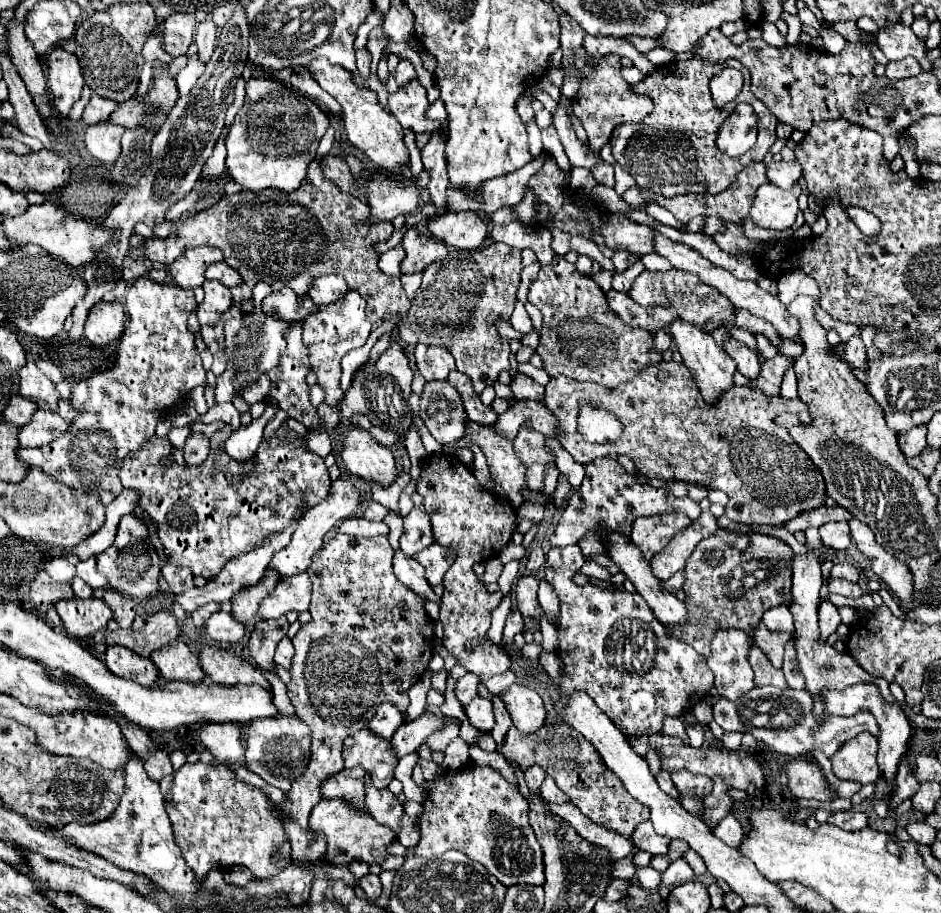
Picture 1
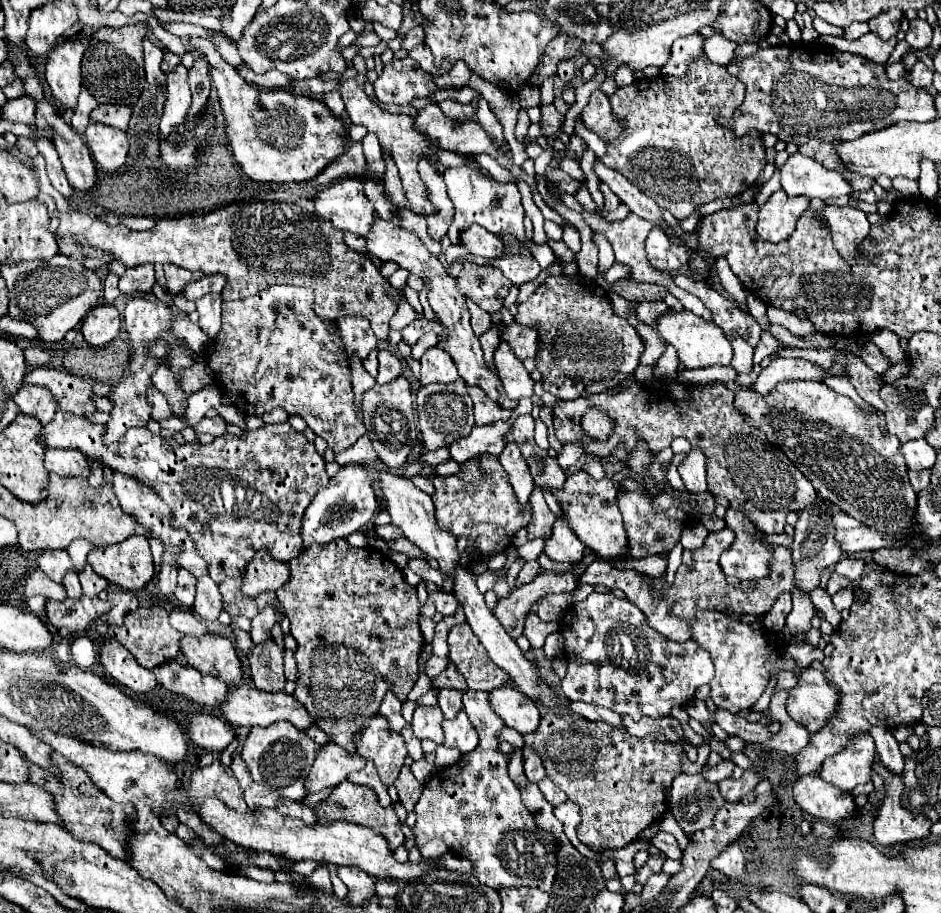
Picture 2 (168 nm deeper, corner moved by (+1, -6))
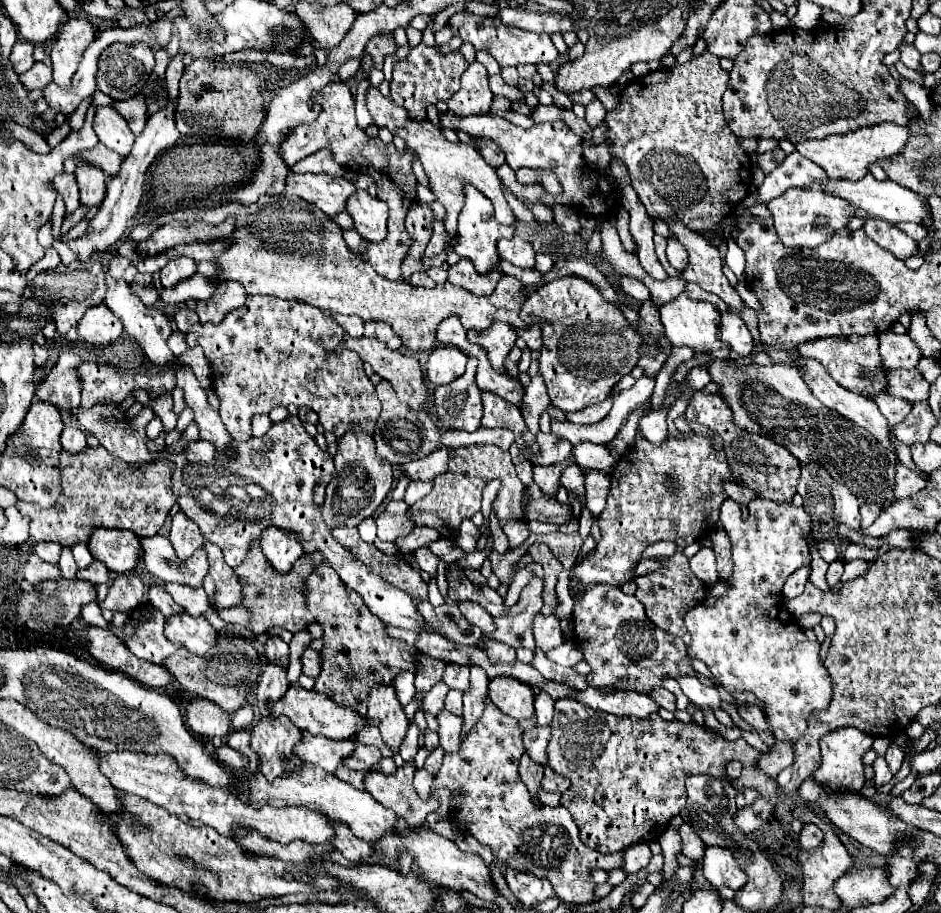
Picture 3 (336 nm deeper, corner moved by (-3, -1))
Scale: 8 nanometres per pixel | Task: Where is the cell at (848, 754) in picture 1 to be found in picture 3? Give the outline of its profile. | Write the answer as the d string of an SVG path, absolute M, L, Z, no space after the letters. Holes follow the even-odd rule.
M845 727L845 729L835 729L833 733L825 733L825 737L821 737L819 745L821 745L821 765L813 773L813 779L819 785L827 785L829 789L859 793L863 783L865 783L865 773L863 773L861 759L865 755L865 751L871 749L873 737L869 737L867 733L863 733L859 729Z

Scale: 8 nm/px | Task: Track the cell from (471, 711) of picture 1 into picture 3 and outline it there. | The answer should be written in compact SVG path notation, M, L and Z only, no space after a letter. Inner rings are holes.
M441 709L441 713L437 715L439 721L439 745L447 751L447 753L455 753L461 745L461 727L463 727L463 719L459 715L449 713L447 709Z

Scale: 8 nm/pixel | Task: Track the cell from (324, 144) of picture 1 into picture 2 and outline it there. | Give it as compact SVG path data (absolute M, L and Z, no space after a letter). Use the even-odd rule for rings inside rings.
M327 92L325 94L325 104L329 106L329 110L335 114L335 118L343 118L343 112L345 112L345 108L343 108L343 100L341 100L341 96L339 94L335 94L335 92Z

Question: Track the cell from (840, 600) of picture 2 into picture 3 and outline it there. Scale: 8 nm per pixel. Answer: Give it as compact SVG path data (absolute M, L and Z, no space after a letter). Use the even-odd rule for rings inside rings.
M857 559L857 561L847 561L845 563L845 573L843 573L843 583L847 583L847 581L853 581L853 577L859 577L859 575L863 575L865 571L869 569L869 561L861 561L861 559Z

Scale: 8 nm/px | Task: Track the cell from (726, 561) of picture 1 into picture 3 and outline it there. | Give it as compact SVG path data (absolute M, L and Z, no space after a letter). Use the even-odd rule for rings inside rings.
M675 553L670 558L655 558L655 561L663 565L661 571L649 573L645 577L637 577L637 591L635 597L645 605L647 617L663 631L683 637L686 645L691 642L691 636L684 624L683 617L687 613L687 609L693 609L695 605L703 603L705 599L705 587L703 583L692 575L692 571L688 565L688 558L683 553Z

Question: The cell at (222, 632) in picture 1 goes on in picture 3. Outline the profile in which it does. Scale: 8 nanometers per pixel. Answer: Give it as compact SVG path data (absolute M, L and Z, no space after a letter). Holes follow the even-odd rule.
M151 585L149 587L149 601L165 615L165 617L171 617L175 613L181 613L183 607L179 607L173 597L161 587L161 585Z

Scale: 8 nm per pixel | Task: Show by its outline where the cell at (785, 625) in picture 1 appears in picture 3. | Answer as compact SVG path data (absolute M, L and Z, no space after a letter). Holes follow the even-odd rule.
M803 565L801 569L797 569L787 581L785 581L785 587L783 587L783 599L789 601L789 599L795 599L803 593L803 587L805 583L809 581L809 573L811 573L811 565Z

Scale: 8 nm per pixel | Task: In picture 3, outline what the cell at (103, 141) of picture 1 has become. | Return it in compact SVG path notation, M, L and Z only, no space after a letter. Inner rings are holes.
M97 107L93 129L95 129L99 141L107 149L119 153L121 157L129 155L135 135L129 129L127 121L113 107Z

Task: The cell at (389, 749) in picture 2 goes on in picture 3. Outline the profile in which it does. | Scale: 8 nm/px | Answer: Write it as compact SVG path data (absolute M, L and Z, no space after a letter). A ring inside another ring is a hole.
M375 685L369 693L369 717L381 719L379 731L383 741L393 749L399 751L399 743L403 743L407 733L407 717L403 705L397 701L393 693L393 685Z

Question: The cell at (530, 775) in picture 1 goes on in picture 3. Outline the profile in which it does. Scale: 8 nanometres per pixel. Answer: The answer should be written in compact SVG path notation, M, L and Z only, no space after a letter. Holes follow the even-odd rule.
M549 725L545 727L535 727L531 731L525 731L523 735L523 743L525 743L525 751L527 755L539 763L539 765L547 765L547 743L549 743L549 737L551 737L551 729Z

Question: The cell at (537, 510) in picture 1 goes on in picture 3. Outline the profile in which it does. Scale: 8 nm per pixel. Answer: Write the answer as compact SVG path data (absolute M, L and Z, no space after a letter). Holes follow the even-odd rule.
M513 443L511 445L511 449L509 449L509 453L511 453L511 459L513 459L513 463L515 463L515 469L517 469L517 475L523 485L529 485L529 483L533 483L533 465L523 457L523 453L519 451L519 447L517 447L517 443Z

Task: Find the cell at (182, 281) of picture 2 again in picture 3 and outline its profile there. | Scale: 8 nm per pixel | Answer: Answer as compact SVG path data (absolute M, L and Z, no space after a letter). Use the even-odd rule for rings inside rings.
M177 257L173 261L169 261L163 269L161 269L161 285L163 287L173 287L175 283L189 279L191 275L195 275L195 261L189 257Z

